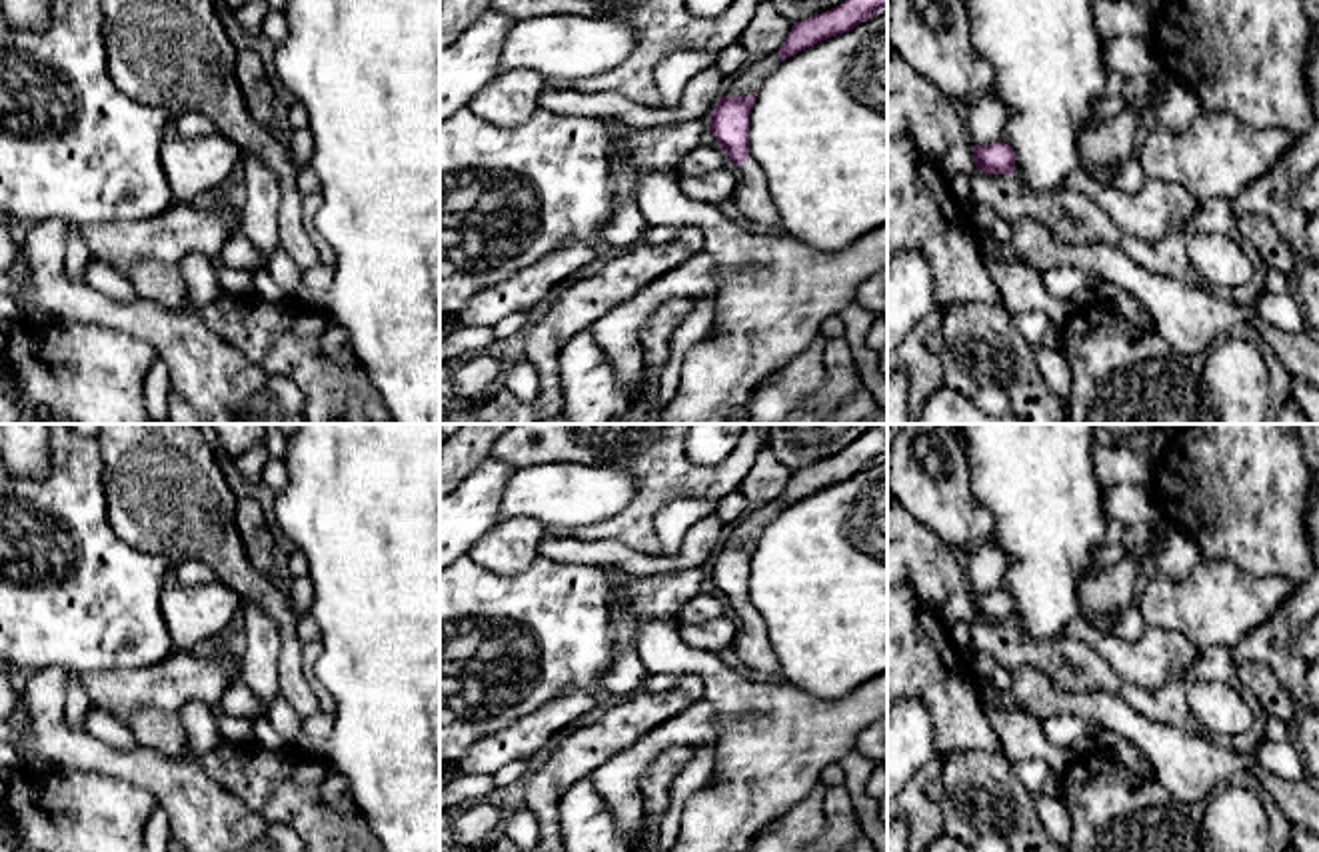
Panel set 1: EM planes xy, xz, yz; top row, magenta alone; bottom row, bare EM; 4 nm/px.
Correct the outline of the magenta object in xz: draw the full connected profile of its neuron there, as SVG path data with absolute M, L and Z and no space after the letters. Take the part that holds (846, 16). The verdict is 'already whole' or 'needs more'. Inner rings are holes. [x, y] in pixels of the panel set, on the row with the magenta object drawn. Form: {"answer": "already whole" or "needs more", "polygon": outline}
{"answer": "already whole", "polygon": "M845 0L843 4L815 14L803 22L793 22L789 36L779 46L781 62L821 40L853 30L875 12L883 10L887 0Z"}

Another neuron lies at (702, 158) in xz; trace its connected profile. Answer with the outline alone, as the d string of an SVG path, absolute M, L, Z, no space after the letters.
M699 144L695 148L691 148L681 164L677 166L673 178L681 180L689 174L703 174L703 172L715 172L719 168L727 168L729 166L729 156L723 148L715 148L715 146L707 146L707 144Z

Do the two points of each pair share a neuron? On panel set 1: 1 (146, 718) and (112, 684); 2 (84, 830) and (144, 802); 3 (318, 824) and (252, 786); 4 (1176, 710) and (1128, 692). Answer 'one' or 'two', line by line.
1: two
2: one
3: one
4: one

